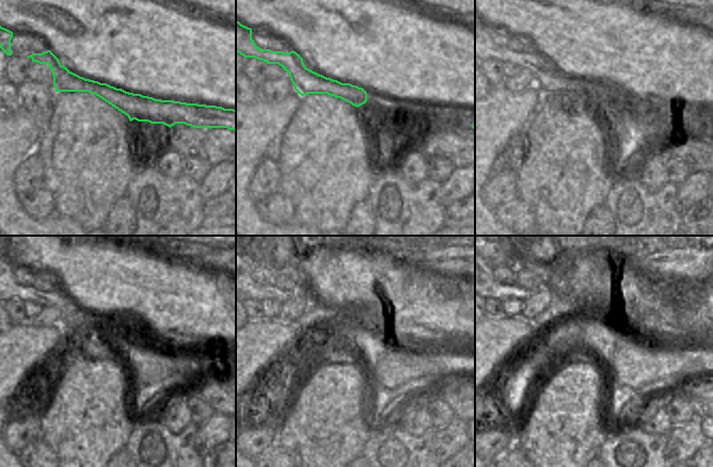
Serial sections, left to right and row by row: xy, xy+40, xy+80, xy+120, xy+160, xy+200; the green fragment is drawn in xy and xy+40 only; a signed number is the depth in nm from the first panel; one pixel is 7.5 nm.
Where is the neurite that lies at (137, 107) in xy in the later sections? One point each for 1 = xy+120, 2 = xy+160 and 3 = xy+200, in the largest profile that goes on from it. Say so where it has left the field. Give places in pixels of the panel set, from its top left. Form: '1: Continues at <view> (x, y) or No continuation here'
1: Continues at xy+120 (70, 321)
2: Continues at xy+160 (257, 292)
3: Continues at xy+200 (498, 291).

